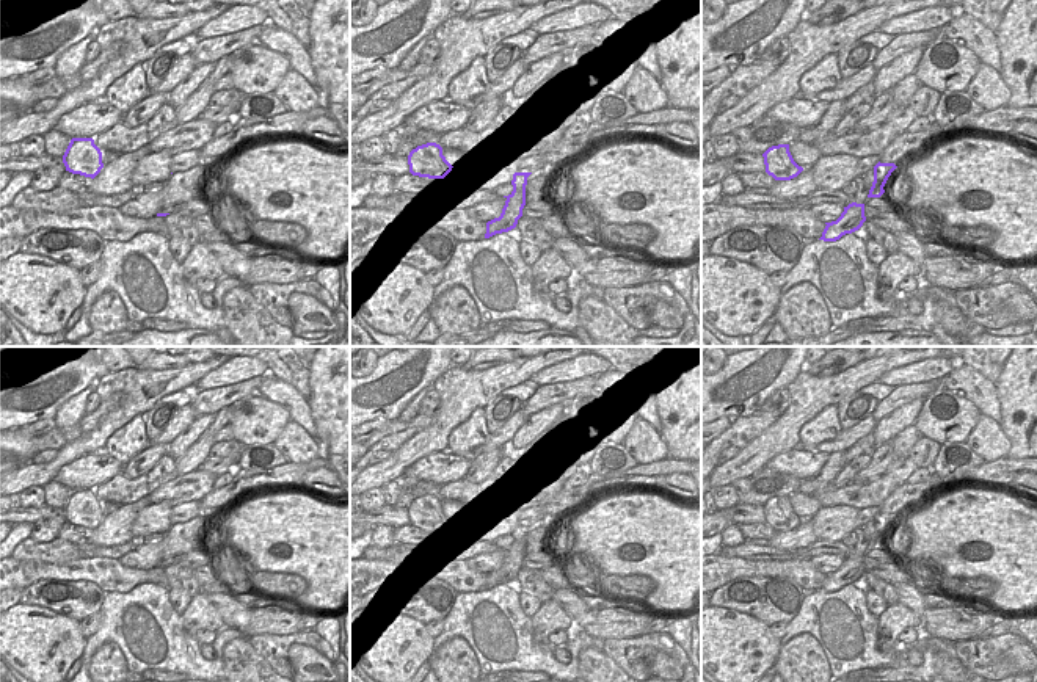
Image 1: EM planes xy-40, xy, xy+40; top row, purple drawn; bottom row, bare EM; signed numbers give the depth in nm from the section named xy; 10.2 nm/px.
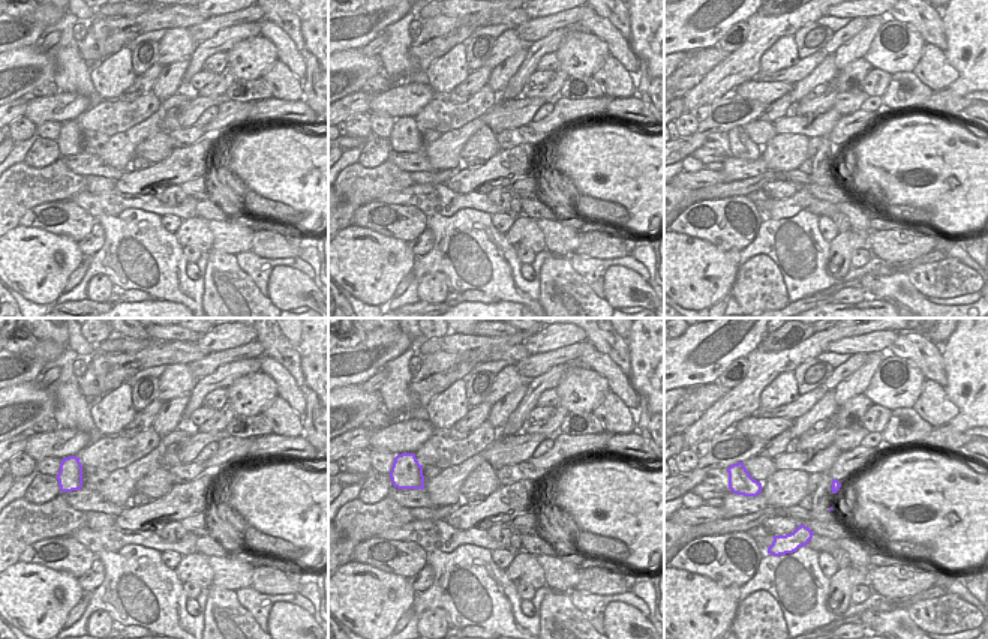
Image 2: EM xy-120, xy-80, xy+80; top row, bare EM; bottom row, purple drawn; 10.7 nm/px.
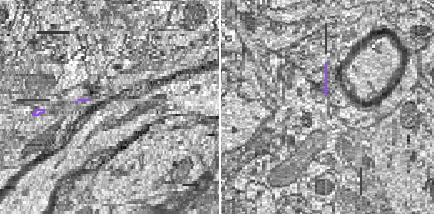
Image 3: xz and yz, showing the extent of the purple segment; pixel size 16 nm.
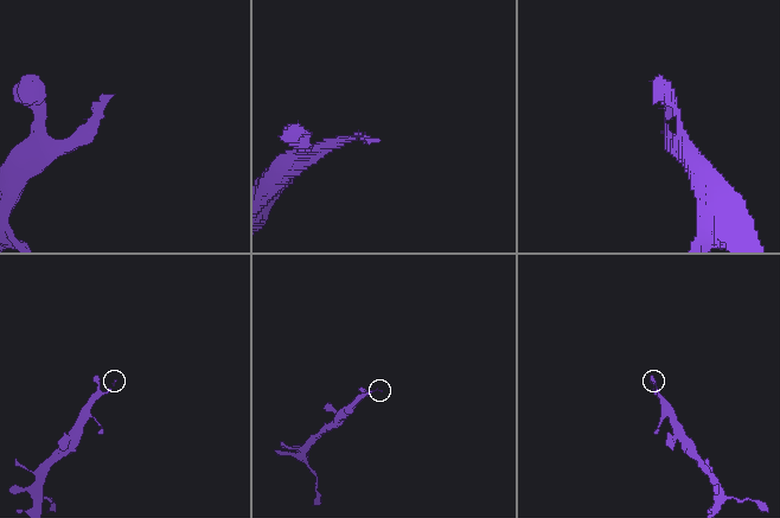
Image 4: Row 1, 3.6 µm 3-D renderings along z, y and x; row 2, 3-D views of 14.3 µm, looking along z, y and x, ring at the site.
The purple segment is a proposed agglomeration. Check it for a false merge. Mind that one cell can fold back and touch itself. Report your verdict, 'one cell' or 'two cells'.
one cell

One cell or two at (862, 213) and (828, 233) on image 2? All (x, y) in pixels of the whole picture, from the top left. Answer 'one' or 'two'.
two

